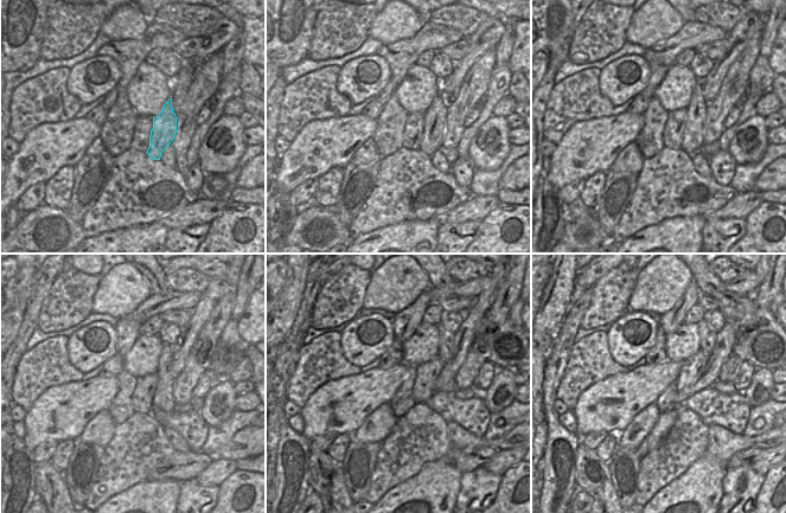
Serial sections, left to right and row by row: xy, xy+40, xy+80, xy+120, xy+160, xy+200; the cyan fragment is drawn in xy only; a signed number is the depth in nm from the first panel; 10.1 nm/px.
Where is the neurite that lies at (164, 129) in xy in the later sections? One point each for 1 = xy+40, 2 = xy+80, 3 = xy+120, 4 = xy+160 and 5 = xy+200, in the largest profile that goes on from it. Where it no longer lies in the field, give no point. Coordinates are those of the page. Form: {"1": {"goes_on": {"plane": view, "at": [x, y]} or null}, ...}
{"1": {"goes_on": {"plane": "xy+40", "at": [432, 135]}}, "2": {"goes_on": {"plane": "xy+80", "at": [694, 133]}}, "3": {"goes_on": {"plane": "xy+120", "at": [163, 399]}}, "4": {"goes_on": {"plane": "xy+160", "at": [442, 335]}}, "5": {"goes_on": {"plane": "xy+200", "at": [708, 337]}}}

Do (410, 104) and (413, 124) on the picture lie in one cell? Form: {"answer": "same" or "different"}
{"answer": "different"}

